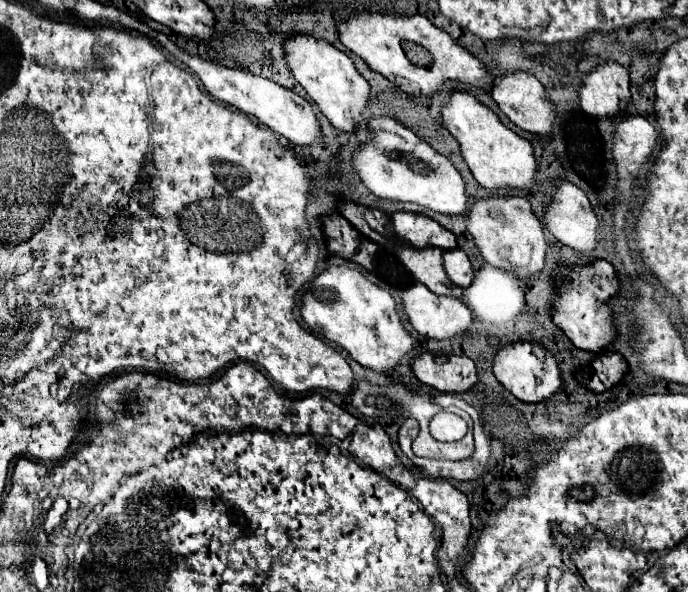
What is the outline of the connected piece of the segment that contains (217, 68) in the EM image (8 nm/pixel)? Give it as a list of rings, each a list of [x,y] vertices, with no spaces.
[[[172,42],[172,56],[182,60],[192,72],[198,74],[198,78],[202,80],[202,84],[204,84],[204,88],[210,96],[214,96],[216,100],[220,100],[224,104],[230,104],[230,106],[246,112],[246,114],[256,116],[262,124],[270,126],[276,134],[288,138],[290,142],[306,146],[306,144],[312,144],[320,138],[320,124],[316,120],[316,114],[314,114],[312,106],[302,96],[298,96],[296,92],[292,92],[292,90],[288,90],[288,88],[284,88],[284,86],[280,86],[272,80],[256,76],[248,70],[226,68],[222,64],[202,60],[200,56],[192,56],[186,50],[178,48],[174,42]]]

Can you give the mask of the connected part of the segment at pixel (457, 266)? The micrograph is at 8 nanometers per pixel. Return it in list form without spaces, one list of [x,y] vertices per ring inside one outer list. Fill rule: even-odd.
[[[460,248],[446,250],[446,252],[442,254],[442,260],[444,260],[444,270],[446,270],[448,278],[450,278],[456,286],[466,288],[466,286],[472,282],[472,278],[474,278],[472,264],[470,264],[468,256],[466,256]]]

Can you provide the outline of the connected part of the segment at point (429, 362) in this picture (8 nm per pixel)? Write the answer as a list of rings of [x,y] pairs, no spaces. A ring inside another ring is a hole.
[[[424,352],[410,362],[410,370],[422,384],[438,392],[466,392],[478,382],[474,362],[456,354],[448,356],[444,364],[436,364],[430,352]]]

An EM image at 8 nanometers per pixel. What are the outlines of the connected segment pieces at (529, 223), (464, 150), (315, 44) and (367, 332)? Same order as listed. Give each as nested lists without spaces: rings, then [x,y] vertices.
[[[494,196],[476,200],[466,214],[466,230],[472,234],[476,248],[482,258],[498,268],[504,268],[522,280],[536,274],[544,266],[544,256],[548,248],[548,240],[542,228],[542,222],[534,216],[530,202],[520,196]]]
[[[454,90],[448,104],[440,110],[442,126],[458,140],[460,154],[466,160],[470,172],[488,190],[504,188],[528,188],[534,182],[536,160],[532,156],[532,146],[528,140],[520,138],[516,132],[506,128],[500,118],[472,94]]]
[[[310,34],[290,36],[284,42],[284,58],[292,76],[316,102],[328,122],[334,128],[352,132],[354,126],[360,122],[360,114],[370,104],[370,84],[356,72],[352,60],[326,40],[316,40]]]
[[[328,266],[322,270],[302,296],[300,316],[312,332],[340,344],[356,362],[378,372],[394,368],[414,348],[414,338],[404,328],[394,298],[350,266]]]

